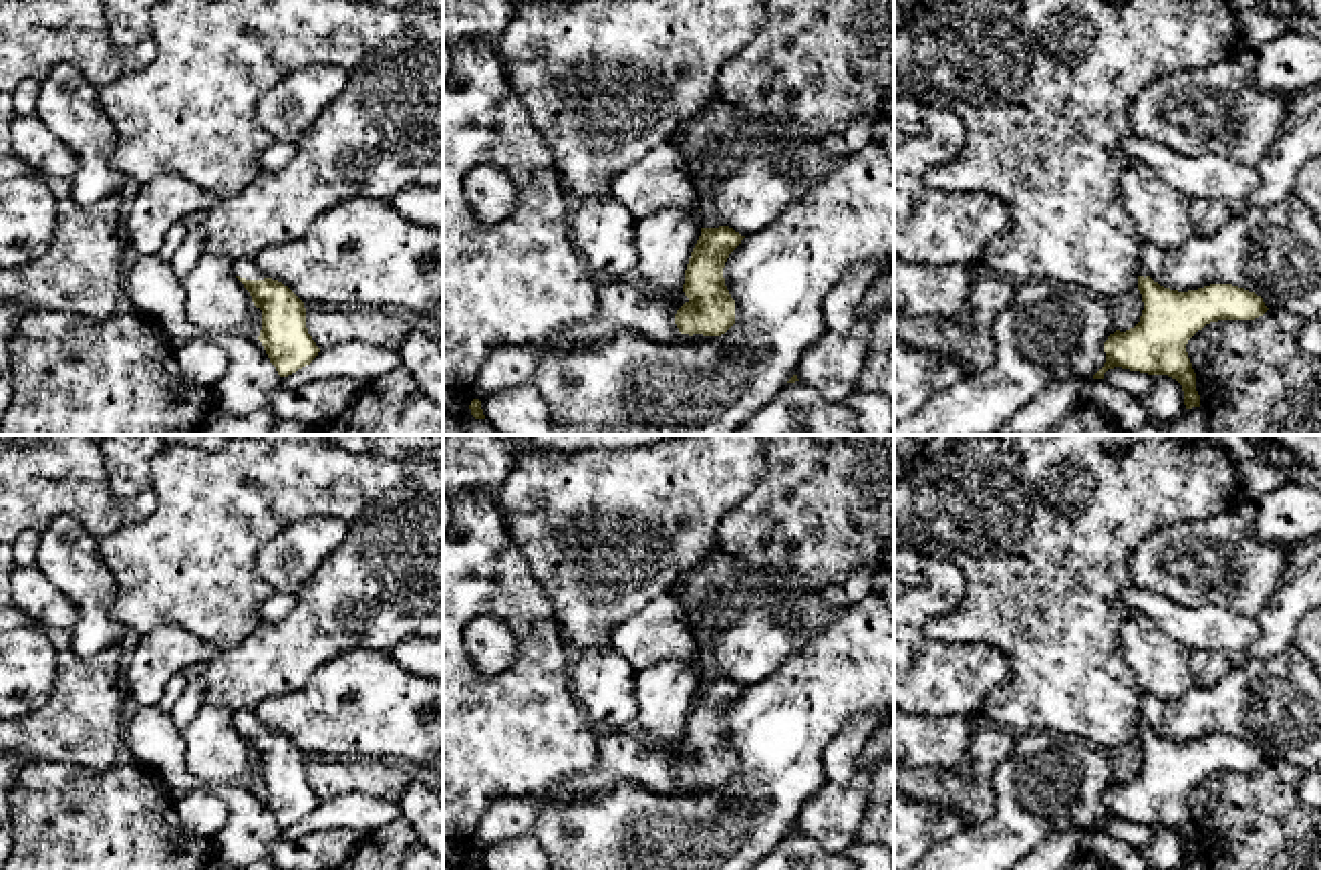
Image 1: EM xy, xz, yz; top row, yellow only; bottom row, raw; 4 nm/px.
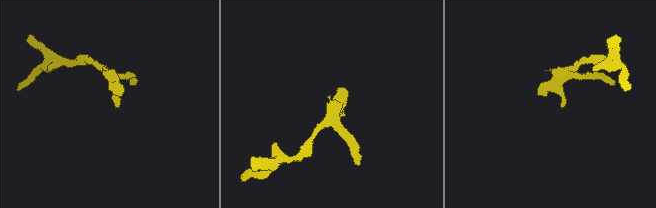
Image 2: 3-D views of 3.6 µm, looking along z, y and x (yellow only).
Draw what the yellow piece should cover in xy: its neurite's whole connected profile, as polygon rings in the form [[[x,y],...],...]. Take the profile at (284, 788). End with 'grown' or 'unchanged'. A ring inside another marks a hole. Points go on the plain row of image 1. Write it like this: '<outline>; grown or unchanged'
[[[252,707],[234,711],[234,725],[262,761],[262,793],[280,828],[310,816],[320,800],[306,779],[304,753],[282,733],[268,729]]]; grown

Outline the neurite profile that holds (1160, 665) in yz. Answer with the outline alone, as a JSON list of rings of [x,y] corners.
[[[1134,614],[1122,624],[1116,652],[1128,665],[1142,693],[1174,701],[1194,687],[1192,650],[1170,638],[1144,614]]]

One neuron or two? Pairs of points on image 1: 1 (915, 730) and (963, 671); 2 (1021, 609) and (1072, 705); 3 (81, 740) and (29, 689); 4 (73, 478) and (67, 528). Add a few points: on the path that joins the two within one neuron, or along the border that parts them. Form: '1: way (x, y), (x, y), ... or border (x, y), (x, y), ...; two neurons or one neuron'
1: border (915, 713), (965, 715), (971, 721); two neurons
2: way (1046, 633), (1062, 649), (1064, 671), (1070, 681); one neuron
3: border (55, 655), (51, 693), (37, 707), (21, 715); two neurons
4: border (41, 530), (57, 516), (71, 514), (97, 538); two neurons

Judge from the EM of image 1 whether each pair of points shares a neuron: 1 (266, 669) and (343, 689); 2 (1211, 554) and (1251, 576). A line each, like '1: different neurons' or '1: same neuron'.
1: different neurons
2: same neuron

